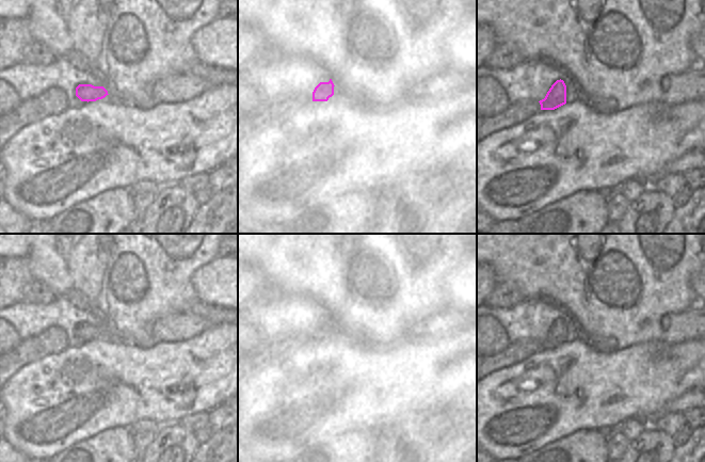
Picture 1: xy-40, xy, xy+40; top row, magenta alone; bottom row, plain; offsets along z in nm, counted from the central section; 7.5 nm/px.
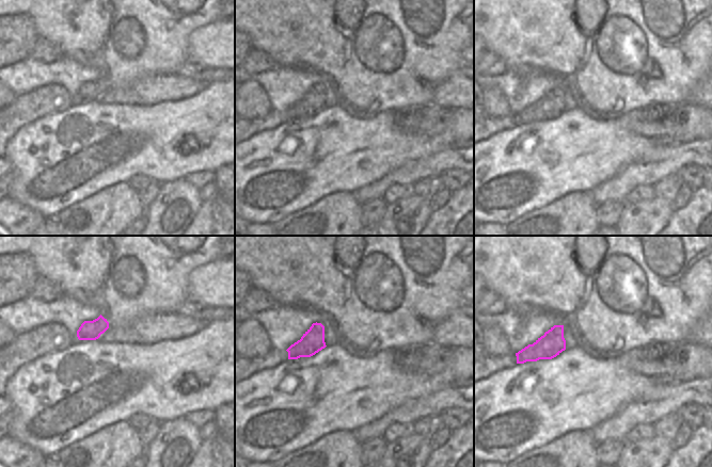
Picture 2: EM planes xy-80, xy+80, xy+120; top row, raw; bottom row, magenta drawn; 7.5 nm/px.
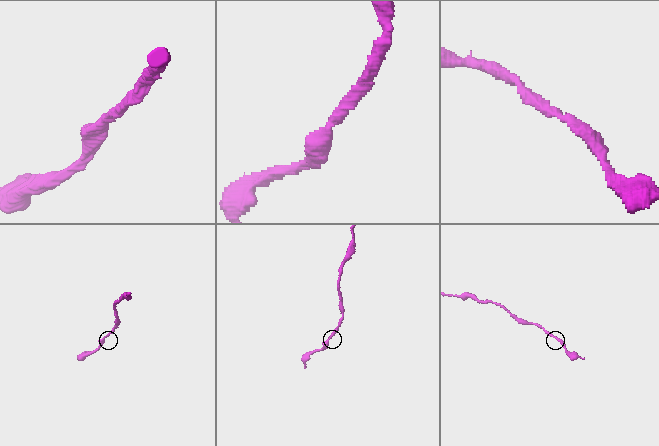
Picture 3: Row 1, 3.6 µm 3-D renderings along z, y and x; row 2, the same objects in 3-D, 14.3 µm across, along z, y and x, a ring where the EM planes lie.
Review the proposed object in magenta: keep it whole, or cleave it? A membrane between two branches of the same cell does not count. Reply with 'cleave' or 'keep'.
keep

